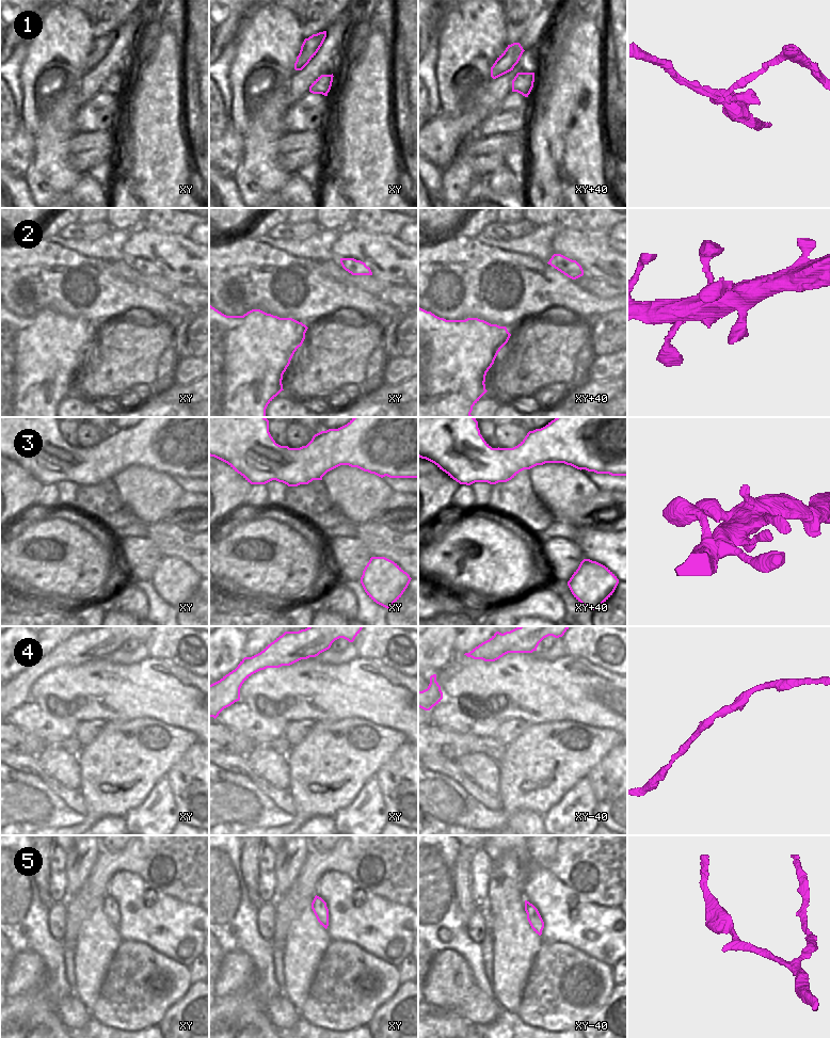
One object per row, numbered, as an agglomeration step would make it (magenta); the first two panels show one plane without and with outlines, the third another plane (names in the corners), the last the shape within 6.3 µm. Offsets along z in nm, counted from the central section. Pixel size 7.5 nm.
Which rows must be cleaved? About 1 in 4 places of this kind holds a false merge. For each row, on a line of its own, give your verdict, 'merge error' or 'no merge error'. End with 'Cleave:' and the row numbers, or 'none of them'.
1: merge error
2: no merge error
3: no merge error
4: no merge error
5: no merge error
Cleave: 1

